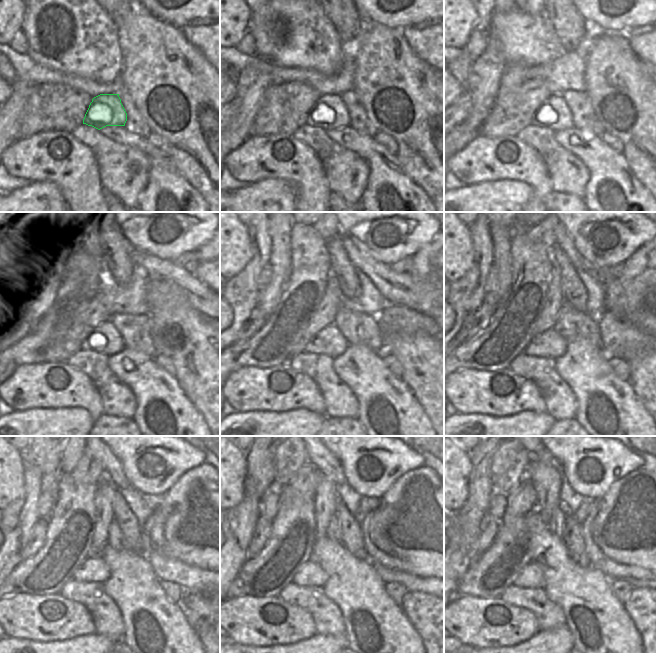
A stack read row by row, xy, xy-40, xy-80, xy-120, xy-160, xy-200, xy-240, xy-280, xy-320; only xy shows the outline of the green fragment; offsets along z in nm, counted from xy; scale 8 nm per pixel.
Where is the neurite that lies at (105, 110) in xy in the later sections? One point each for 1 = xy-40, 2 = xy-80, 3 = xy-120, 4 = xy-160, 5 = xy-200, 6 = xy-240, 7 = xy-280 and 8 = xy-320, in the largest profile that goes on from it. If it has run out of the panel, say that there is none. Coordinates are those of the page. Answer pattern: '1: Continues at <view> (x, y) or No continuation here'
1: Continues at xy-40 (330, 113)
2: Continues at xy-80 (554, 114)
3: Continues at xy-120 (106, 339)
4: Continues at xy-160 (330, 341)
5: Continues at xy-200 (549, 344)
6: Continues at xy-240 (95, 569)
7: Continues at xy-280 (310, 574)
8: Continues at xy-320 (531, 576).

